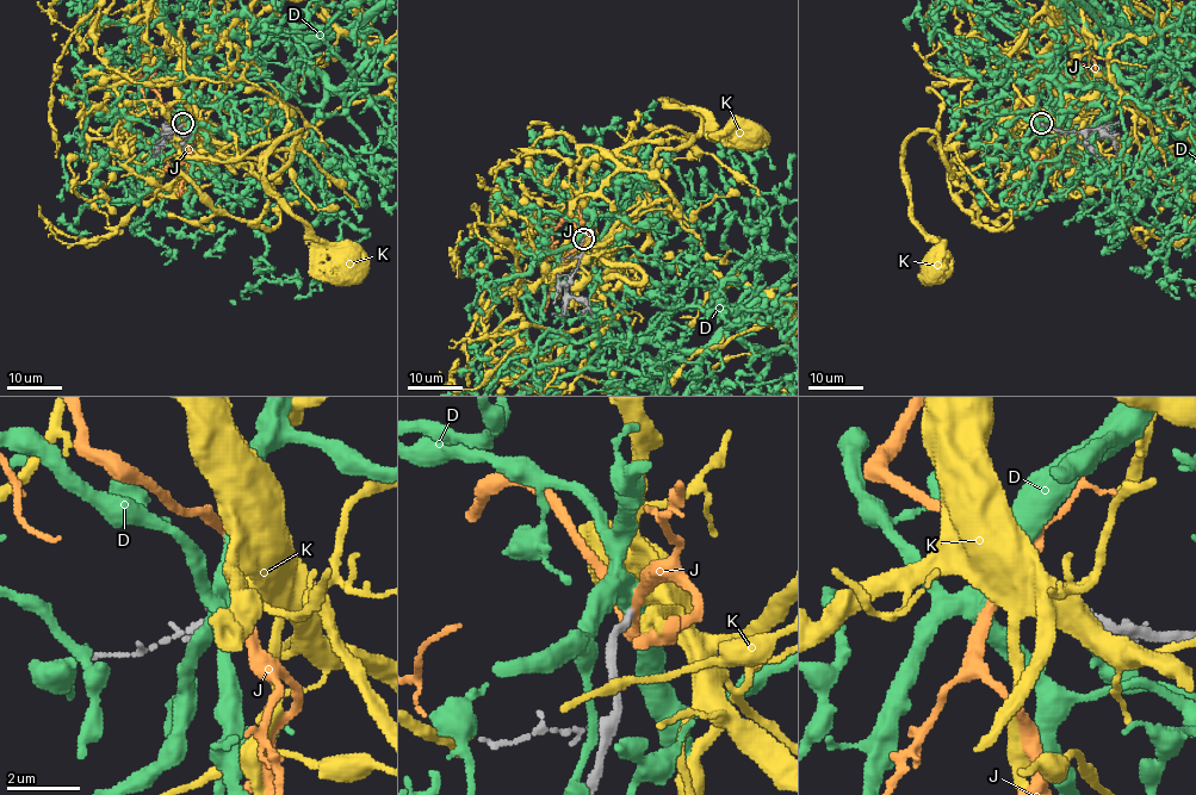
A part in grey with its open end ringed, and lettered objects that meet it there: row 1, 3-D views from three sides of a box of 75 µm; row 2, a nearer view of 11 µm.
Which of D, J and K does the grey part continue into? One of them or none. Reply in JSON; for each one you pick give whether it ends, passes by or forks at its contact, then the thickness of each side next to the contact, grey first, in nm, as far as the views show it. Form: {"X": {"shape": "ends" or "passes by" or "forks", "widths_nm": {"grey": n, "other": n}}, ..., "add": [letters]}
{"K": {"shape": "ends", "widths_nm": {"grey": 240, "other": 320}}, "add": ["K"]}

